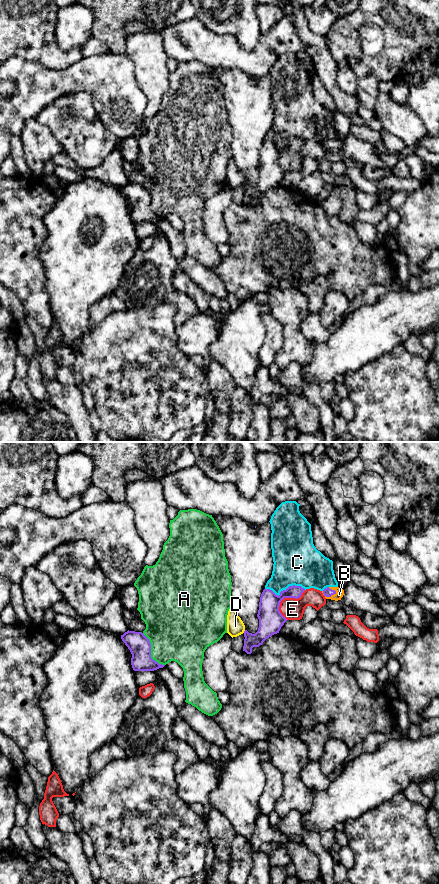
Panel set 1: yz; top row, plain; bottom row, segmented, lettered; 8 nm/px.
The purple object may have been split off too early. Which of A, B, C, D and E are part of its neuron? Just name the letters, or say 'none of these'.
B

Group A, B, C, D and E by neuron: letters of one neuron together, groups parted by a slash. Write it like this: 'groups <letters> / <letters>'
groups A / B / C / D / E

